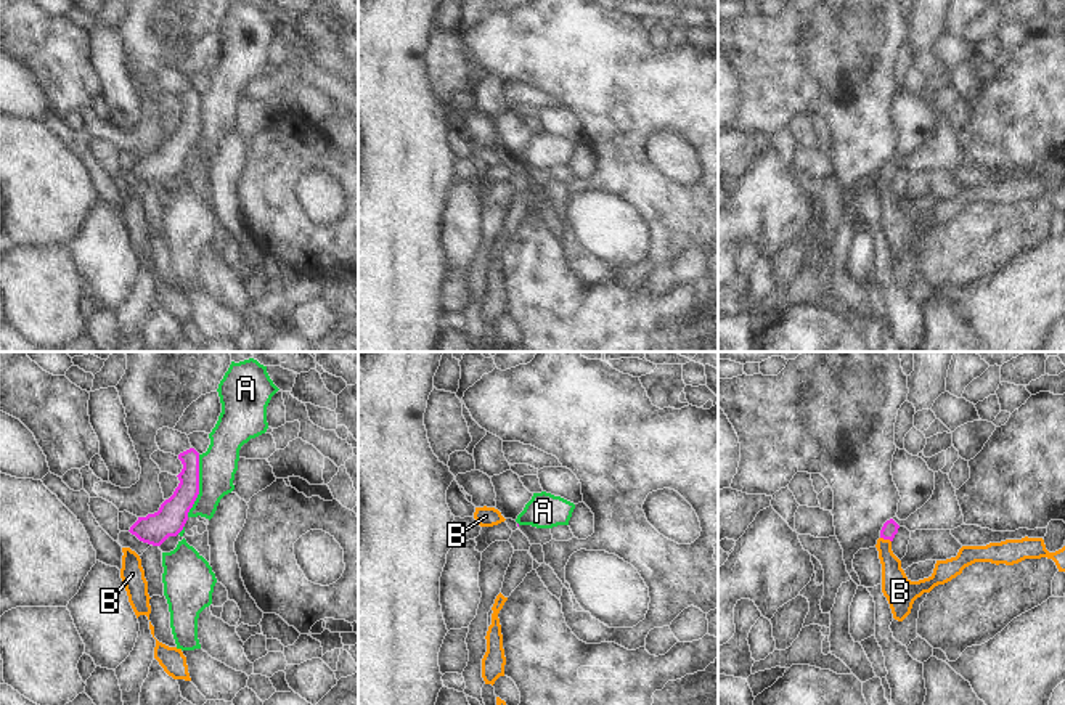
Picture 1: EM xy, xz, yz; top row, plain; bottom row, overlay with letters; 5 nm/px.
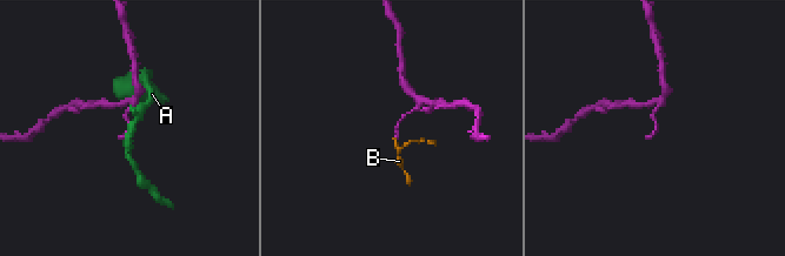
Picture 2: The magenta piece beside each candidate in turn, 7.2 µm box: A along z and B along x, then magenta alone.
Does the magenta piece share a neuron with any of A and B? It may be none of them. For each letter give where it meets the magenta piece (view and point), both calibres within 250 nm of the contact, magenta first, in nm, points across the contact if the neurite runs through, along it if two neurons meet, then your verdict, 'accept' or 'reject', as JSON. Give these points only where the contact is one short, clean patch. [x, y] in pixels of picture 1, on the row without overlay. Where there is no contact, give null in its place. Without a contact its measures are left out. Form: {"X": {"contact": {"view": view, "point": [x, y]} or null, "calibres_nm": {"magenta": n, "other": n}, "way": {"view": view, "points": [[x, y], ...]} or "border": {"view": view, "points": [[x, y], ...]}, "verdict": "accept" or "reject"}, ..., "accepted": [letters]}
{"A": {"contact": {"view": "xy", "point": [198, 126]}, "calibres_nm": {"magenta": 160, "other": 190}, "border": {"view": "xy", "points": [[199, 95], [199, 134], [187, 156]]}, "verdict": "reject"}, "B": {"contact": {"view": "yz", "point": [885, 179]}, "calibres_nm": {"magenta": 80, "other": 140}, "way": {"view": "yz", "points": [[890, 167], [885, 179], [885, 196], [895, 225]]}, "verdict": "accept"}, "accepted": ["B"]}

